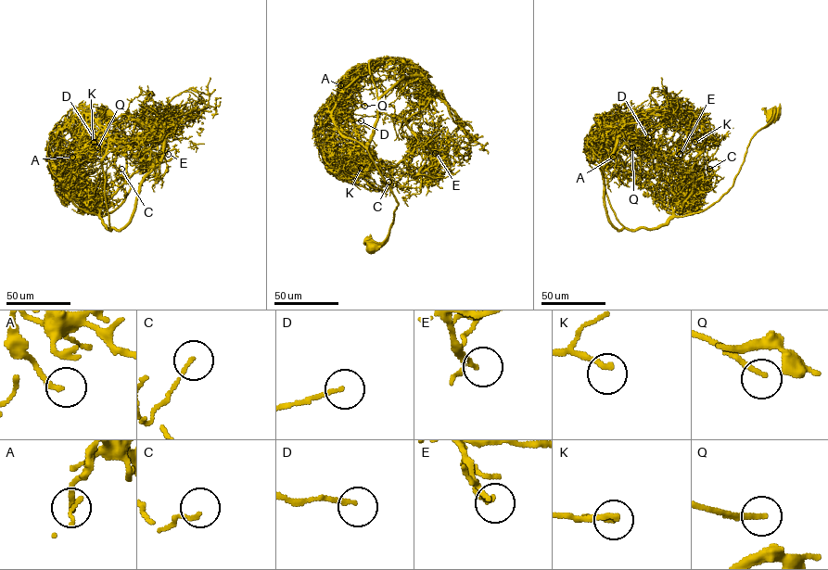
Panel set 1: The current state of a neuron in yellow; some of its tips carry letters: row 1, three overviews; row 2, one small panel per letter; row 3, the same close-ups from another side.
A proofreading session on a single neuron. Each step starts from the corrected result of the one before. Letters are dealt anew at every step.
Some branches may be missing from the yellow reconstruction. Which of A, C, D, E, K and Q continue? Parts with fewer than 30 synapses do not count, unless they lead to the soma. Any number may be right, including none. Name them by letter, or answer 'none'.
E, K, Q

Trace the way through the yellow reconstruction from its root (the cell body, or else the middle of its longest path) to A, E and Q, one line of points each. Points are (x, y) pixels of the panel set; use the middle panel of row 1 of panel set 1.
A: (373, 249), (387, 236), (397, 200), (368, 152), (333, 120), (344, 89), (338, 80), (340, 85)
E: (373, 249), (387, 236), (397, 200), (367, 146), (390, 166), (421, 143), (435, 153)
Q: (373, 249), (387, 236), (396, 198), (368, 152), (346, 138), (328, 112), (319, 113), (337, 106), (364, 106)

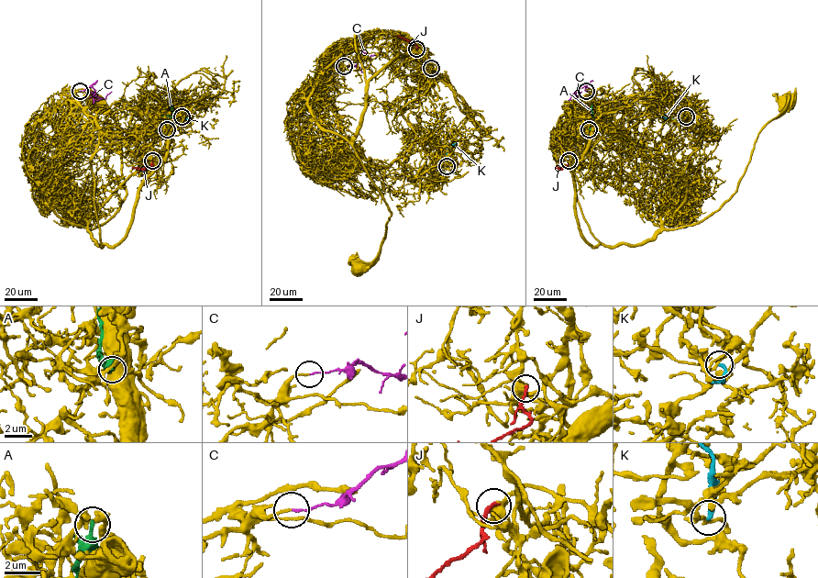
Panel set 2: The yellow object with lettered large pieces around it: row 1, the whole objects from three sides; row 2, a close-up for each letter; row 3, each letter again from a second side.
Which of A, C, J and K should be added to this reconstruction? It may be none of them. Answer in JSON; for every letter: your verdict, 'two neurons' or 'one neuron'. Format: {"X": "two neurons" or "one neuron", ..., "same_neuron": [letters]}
{"A": "two neurons", "C": "two neurons", "J": "one neuron", "K": "two neurons", "same_neuron": ["J"]}

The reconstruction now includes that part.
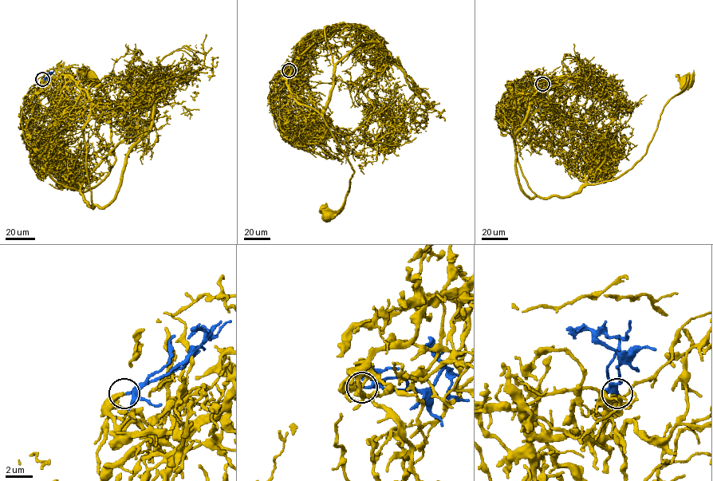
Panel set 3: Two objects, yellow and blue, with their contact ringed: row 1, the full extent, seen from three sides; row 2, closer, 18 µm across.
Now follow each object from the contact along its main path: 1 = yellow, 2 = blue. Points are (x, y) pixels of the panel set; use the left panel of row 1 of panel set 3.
1: (42, 79), (45, 95), (33, 109), (28, 139), (53, 179), (84, 191), (115, 160), (110, 104), (87, 76)
2: (43, 79), (54, 71)

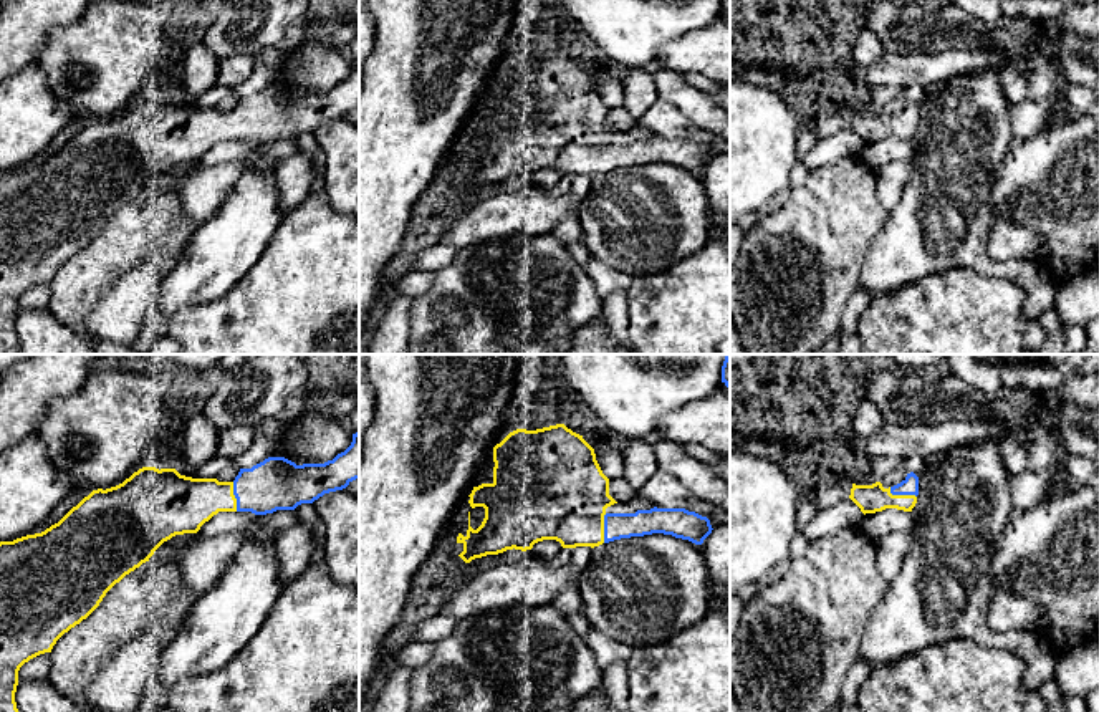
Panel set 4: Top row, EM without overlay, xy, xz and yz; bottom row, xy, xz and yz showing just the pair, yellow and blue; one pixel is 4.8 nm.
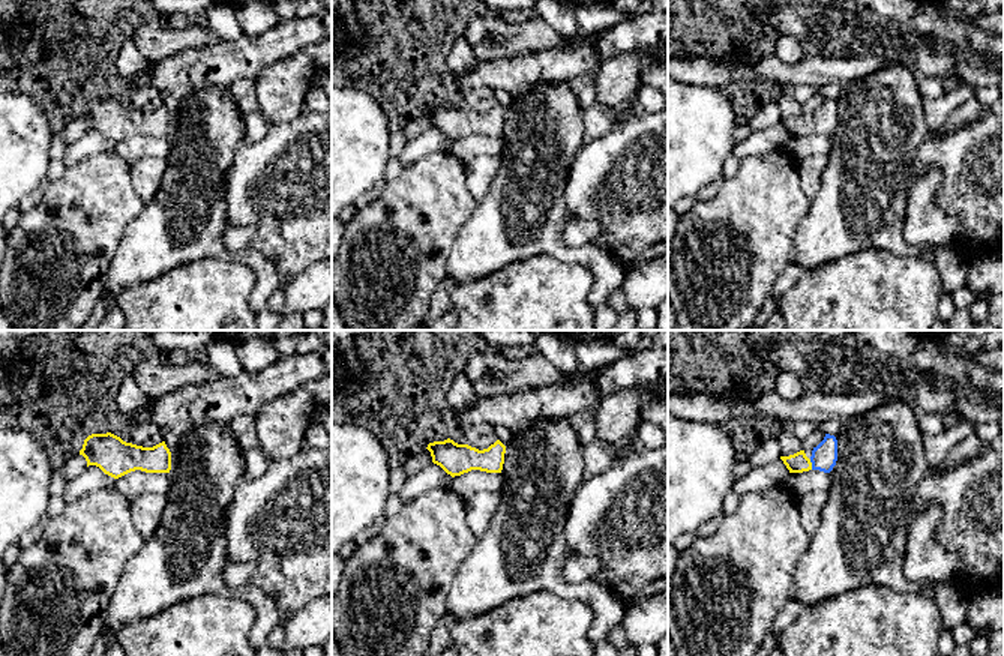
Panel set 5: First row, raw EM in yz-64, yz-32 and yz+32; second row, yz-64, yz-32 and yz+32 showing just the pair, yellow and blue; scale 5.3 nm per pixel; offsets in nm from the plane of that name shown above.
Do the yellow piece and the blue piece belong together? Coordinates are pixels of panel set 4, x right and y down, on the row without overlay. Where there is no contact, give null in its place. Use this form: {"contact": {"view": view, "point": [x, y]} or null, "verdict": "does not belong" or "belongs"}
{"contact": {"view": "yz", "point": [901, 125]}, "verdict": "belongs"}

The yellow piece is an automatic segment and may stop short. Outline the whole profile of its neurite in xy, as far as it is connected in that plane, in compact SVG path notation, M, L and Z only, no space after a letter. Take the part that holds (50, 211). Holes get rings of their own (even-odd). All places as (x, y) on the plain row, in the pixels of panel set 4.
M359 60L353 63L351 75L333 89L296 94L285 86L268 86L252 98L240 98L233 111L192 108L180 104L175 98L142 96L116 116L93 119L45 161L0 171L0 354L20 353L15 331L20 296L40 283L51 281L65 262L86 248L106 222L149 190L164 171L175 164L197 162L218 141L266 144L276 139L295 139L324 123L346 118L356 108L359 108Z

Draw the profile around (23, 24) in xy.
M5 0L0 3L0 81L38 61L51 30L73 25L93 0Z

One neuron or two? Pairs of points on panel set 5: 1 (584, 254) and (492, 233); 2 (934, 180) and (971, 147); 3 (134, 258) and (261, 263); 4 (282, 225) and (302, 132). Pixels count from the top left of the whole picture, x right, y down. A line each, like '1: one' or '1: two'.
1: one
2: two
3: one
4: one

